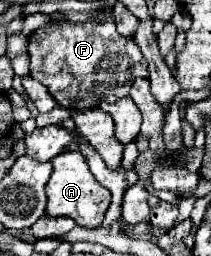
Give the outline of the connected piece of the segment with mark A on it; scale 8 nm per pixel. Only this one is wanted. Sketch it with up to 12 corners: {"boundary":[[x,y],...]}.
{"boundary":[[80,151],[52,159],[46,215],[102,227],[112,195]]}

